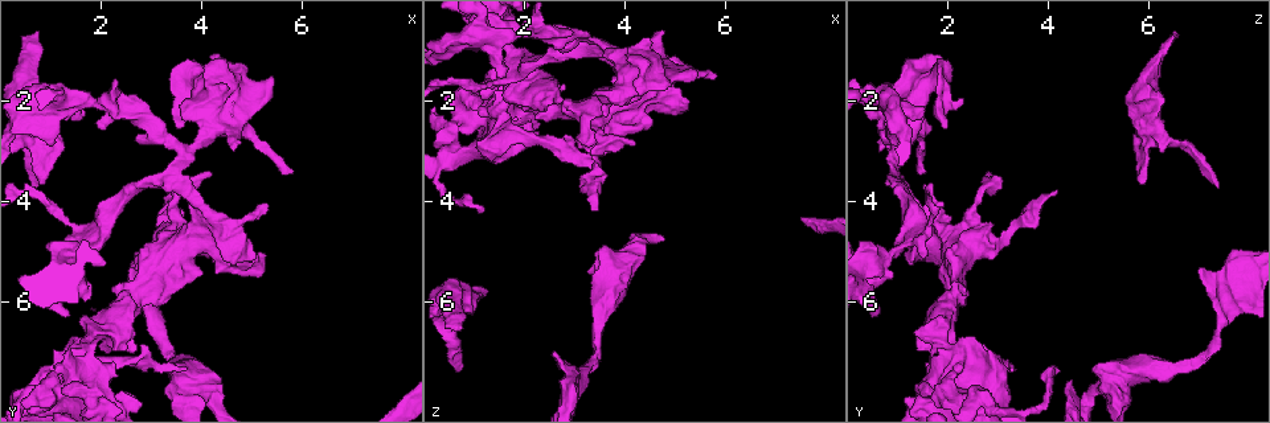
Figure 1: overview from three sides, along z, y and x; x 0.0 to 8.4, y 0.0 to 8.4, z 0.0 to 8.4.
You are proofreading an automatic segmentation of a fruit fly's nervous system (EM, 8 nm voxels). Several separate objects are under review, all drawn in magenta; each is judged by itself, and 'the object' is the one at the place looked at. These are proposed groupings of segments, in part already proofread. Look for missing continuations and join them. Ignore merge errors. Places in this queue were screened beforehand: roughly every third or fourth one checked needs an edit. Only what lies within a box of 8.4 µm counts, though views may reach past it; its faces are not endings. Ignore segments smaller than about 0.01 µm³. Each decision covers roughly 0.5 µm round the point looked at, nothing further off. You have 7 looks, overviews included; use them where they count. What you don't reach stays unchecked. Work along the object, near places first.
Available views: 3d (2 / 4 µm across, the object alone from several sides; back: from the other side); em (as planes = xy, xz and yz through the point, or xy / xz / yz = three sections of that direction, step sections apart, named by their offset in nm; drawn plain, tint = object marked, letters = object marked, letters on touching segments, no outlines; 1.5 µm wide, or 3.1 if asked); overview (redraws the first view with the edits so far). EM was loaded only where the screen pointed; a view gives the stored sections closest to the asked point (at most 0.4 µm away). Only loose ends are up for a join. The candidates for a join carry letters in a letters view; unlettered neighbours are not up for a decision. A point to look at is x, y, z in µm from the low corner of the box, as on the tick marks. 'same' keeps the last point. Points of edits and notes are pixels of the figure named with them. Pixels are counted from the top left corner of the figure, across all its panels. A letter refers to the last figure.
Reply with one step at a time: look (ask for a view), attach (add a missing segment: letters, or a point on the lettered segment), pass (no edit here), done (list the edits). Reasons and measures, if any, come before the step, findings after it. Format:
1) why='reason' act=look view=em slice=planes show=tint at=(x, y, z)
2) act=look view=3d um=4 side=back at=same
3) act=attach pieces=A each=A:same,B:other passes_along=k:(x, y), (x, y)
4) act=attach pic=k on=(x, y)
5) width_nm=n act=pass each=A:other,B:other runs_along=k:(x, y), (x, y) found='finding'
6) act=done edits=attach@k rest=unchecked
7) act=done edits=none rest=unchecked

why='an open end' act=look view=em slice=planes show=letters at=(0.80, 0.60, 6.50)

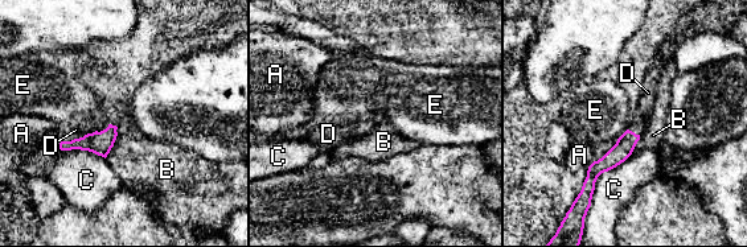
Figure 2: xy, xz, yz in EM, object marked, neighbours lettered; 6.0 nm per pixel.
longest_contact=C:380nm act=attach pieces=D each=A:other,B:other,C:other,D:same,E:other passes_along=2:(99, 143), (85, 135), (76, 130) found='the neuron continues'

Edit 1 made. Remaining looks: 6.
why='see it whole again' act=look view=overview

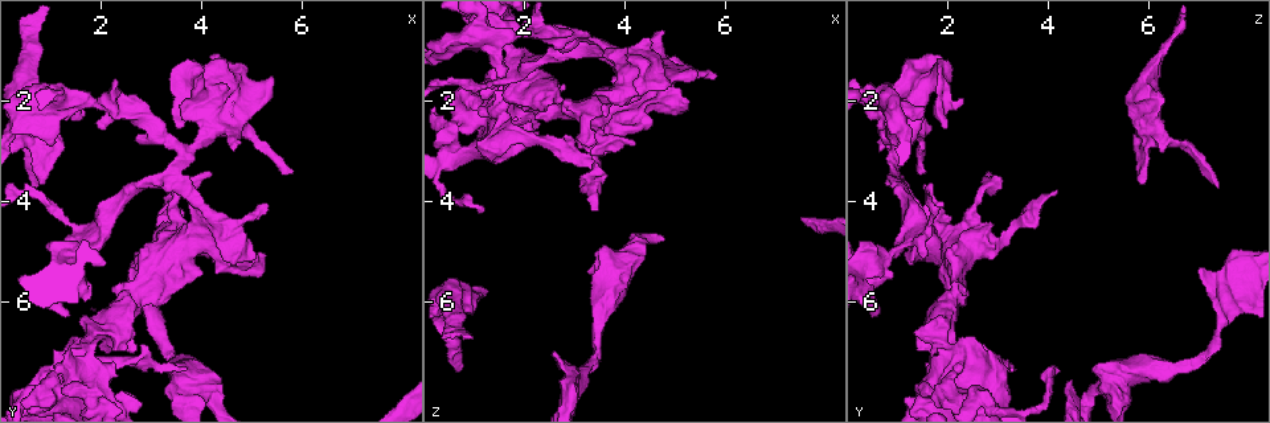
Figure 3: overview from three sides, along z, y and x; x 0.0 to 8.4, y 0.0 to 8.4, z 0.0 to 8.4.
why='an open end' act=look view=em um=3.1 slice=xy step=16 show=tint at=(1.20, 3.00, 5.75)

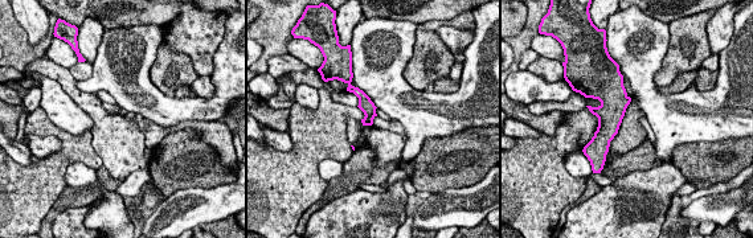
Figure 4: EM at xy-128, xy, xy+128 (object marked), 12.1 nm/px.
why='cut it another way' act=look view=em um=3.1 slice=planes show=letters at=same

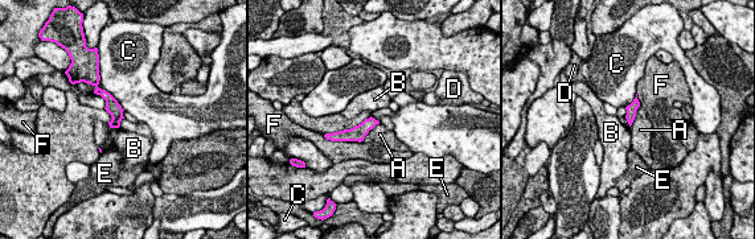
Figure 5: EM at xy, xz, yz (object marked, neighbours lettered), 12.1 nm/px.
act=pass each=A:other,B:other,C:other,D:other,E:other,F:other border=5:(123, 118), (119, 126) found='none of them fits'

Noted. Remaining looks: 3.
why='stops while still wide' act=look view=em slice=xy step=8 show=tint at=(4.60, 5.30, 1.25)

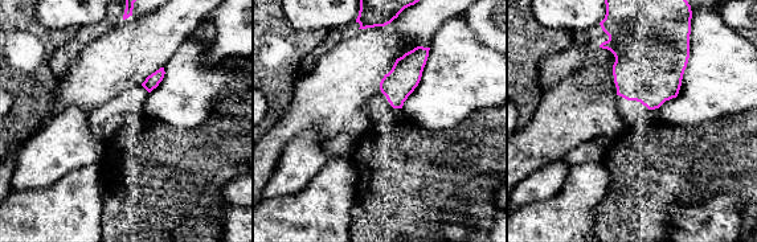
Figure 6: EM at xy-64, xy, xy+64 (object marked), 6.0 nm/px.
why='cut it another way' act=look view=em slice=yz step=8 show=letters at=same

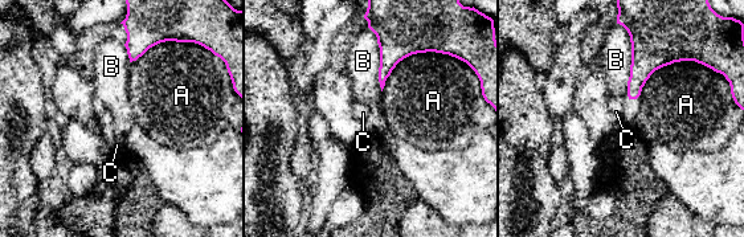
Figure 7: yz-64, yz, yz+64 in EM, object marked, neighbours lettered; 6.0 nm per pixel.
longest_contact=A:400nm act=pass each=A:other,B:other,C:other border=7:(697, 61), (658, 68), (640, 94) found='no lettered segment goes on from it'

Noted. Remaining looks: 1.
act=done edits=attach@2 rest=unchecked

